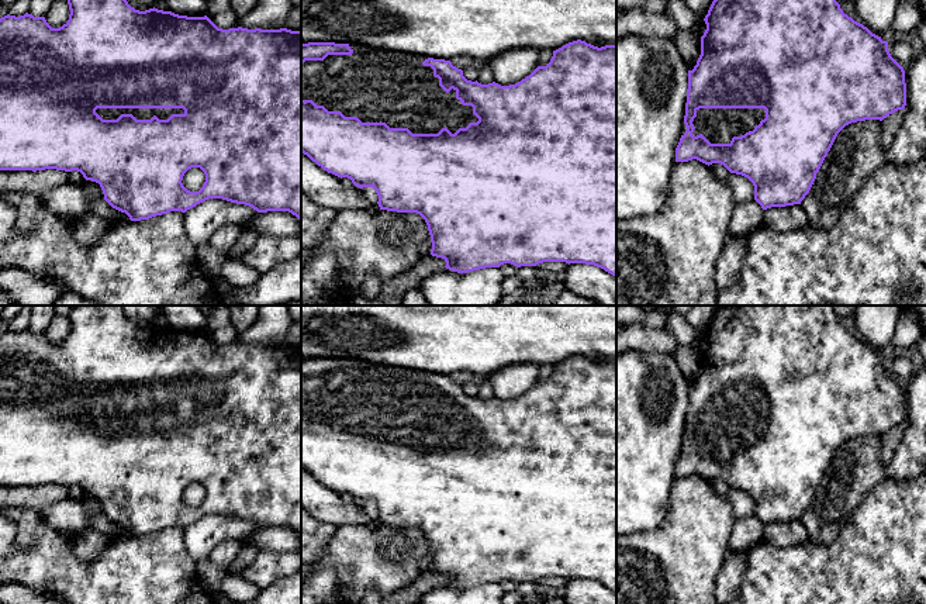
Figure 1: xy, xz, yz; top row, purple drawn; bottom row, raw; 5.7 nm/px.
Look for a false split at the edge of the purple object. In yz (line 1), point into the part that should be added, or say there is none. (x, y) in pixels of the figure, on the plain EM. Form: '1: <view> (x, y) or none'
1: yz (718, 441)

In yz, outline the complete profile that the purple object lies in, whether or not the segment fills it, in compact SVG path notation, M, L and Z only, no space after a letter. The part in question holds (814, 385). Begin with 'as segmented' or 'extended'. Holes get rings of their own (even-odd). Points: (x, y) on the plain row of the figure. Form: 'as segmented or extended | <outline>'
extended | M719 306L704 336L701 370L688 386L676 477L721 479L747 493L763 525L801 520L846 441L882 436L906 421L905 386L891 372L888 358L844 329L833 306Z

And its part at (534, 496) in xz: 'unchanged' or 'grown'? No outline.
grown

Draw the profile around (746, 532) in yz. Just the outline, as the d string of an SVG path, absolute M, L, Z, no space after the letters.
M756 515L736 518L729 538L729 552L750 550L763 539L764 525Z

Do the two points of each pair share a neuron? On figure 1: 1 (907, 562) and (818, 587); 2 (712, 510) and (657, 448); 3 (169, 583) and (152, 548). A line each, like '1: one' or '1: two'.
1: one
2: two
3: one

